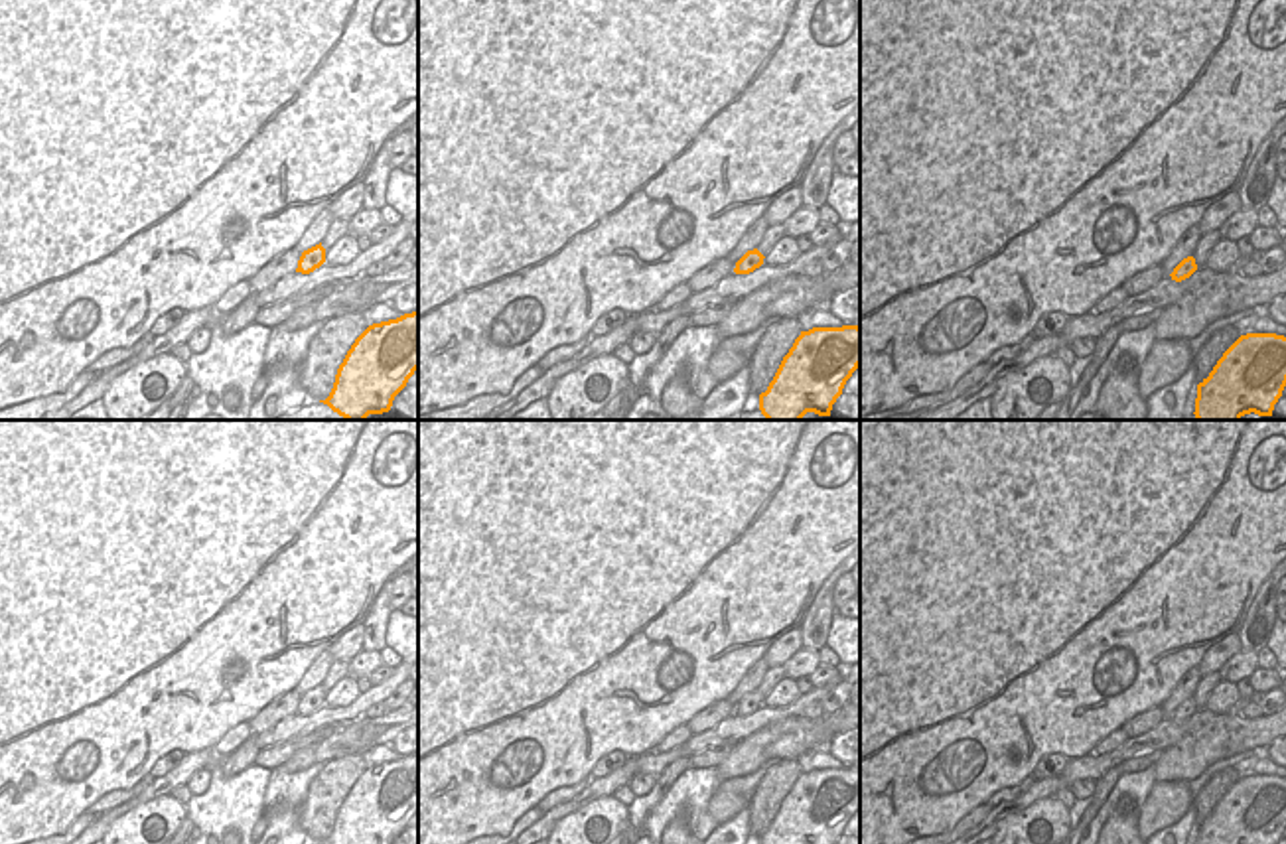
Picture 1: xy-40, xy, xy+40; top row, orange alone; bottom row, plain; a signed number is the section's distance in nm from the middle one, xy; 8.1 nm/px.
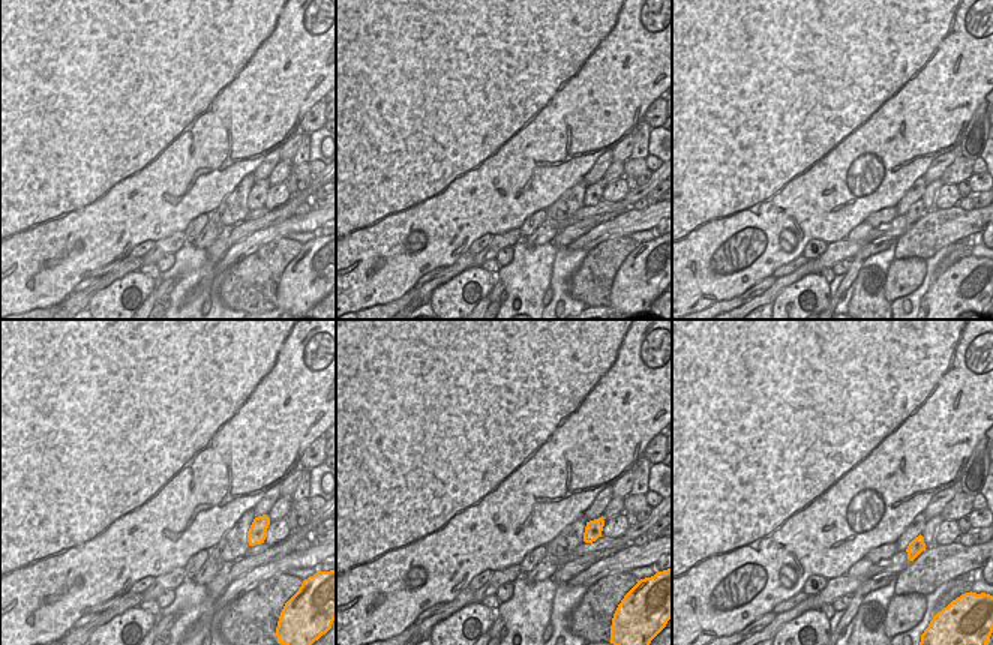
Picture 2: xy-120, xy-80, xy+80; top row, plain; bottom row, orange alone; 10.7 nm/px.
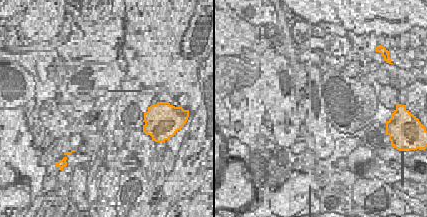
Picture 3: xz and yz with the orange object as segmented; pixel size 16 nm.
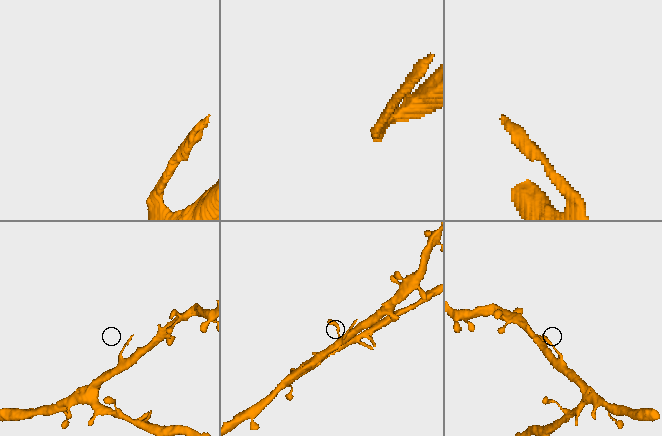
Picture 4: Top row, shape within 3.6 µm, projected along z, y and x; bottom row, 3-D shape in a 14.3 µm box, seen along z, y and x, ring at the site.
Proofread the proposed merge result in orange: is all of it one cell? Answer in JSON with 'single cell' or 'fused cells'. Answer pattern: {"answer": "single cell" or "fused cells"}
{"answer": "fused cells"}

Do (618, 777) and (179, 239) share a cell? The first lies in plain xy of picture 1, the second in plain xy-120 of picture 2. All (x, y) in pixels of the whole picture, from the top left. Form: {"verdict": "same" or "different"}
{"verdict": "same"}

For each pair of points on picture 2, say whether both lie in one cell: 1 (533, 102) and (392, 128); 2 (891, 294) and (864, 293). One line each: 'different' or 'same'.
1: same
2: different

